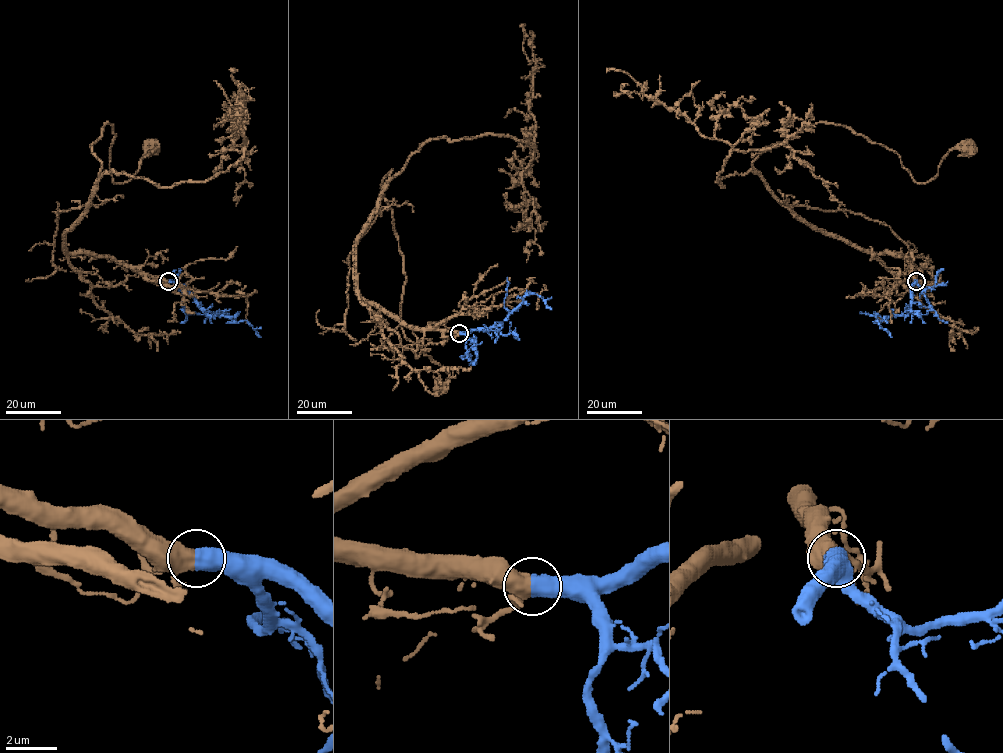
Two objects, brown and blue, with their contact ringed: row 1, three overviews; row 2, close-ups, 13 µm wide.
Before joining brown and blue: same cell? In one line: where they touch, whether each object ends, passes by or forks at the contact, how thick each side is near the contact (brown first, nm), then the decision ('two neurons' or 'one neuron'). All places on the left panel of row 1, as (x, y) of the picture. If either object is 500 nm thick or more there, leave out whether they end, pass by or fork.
(168, 281) | 400/650 nm | one neuron

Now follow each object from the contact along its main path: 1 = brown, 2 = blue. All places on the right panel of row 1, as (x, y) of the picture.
1: (916, 281), (902, 256), (796, 217), (751, 162), (827, 122), (893, 150), (917, 182), (947, 152), (971, 150)
2: (916, 281), (908, 313), (876, 320), (891, 337)

